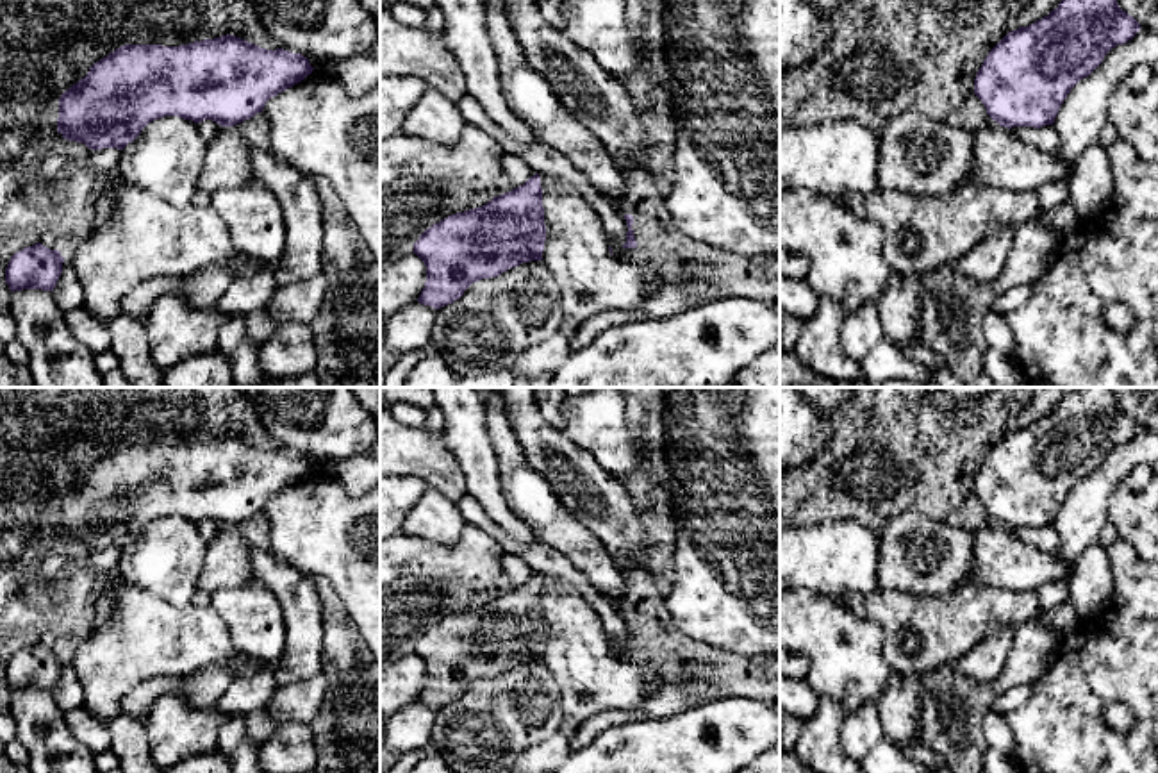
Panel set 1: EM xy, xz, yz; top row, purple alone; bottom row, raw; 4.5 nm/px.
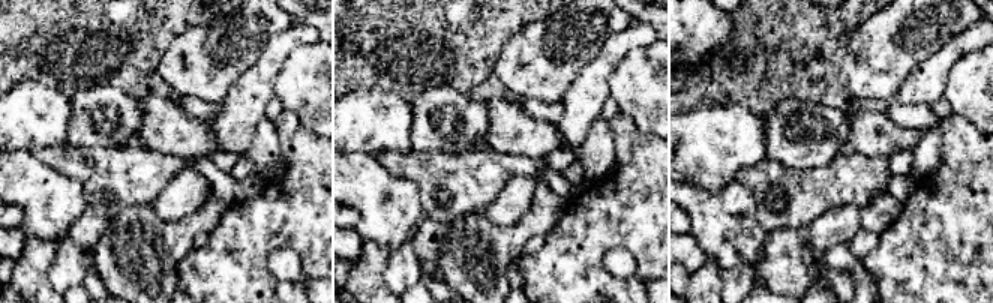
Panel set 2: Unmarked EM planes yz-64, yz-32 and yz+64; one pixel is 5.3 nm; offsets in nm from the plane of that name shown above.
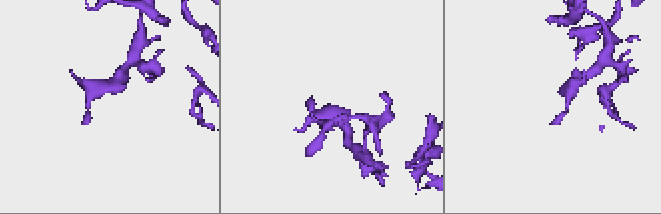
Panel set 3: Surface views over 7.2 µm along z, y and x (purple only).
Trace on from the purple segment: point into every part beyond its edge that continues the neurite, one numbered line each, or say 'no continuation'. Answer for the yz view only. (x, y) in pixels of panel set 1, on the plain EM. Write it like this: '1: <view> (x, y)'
1: yz (1001, 561)

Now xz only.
1: xz (529, 495)

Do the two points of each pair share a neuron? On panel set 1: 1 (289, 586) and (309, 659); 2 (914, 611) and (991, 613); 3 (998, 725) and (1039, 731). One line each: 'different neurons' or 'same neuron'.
1: same neuron
2: same neuron
3: different neurons

